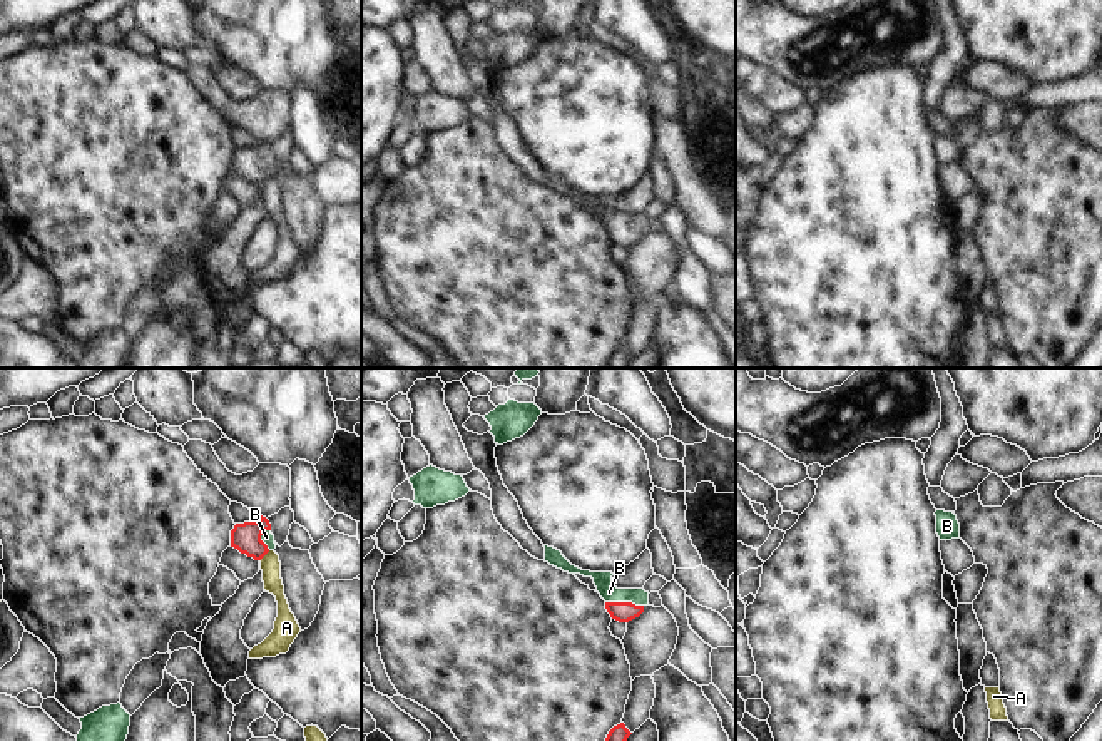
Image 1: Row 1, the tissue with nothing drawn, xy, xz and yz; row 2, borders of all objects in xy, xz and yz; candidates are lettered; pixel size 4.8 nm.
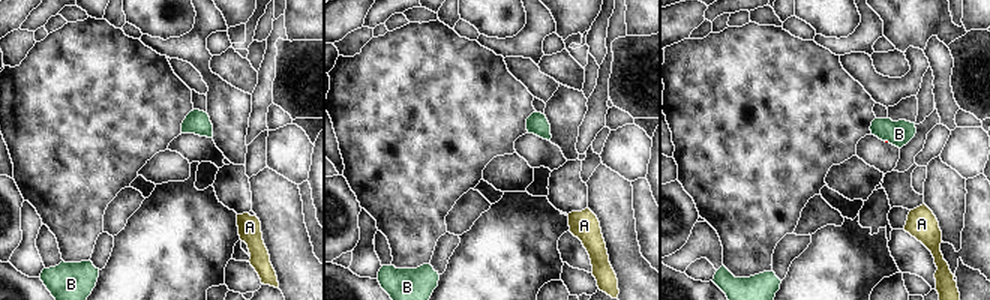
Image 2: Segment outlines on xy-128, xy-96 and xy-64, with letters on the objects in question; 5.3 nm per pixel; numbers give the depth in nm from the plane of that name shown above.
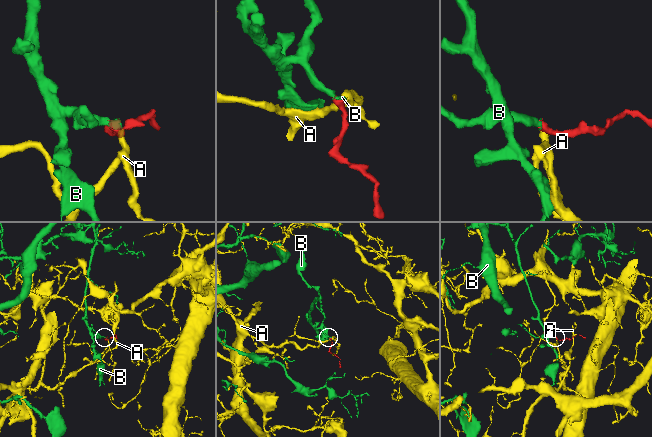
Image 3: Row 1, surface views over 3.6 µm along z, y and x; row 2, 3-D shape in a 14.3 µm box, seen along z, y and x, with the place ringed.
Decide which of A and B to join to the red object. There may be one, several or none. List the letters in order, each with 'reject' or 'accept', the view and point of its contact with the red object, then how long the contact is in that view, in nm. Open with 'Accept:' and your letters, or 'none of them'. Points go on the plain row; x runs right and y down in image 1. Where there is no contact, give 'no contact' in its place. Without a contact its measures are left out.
Accept: B
A: reject | xy (265, 179) | 80 nm
B: accept | xz (624, 228) | 190 nm

